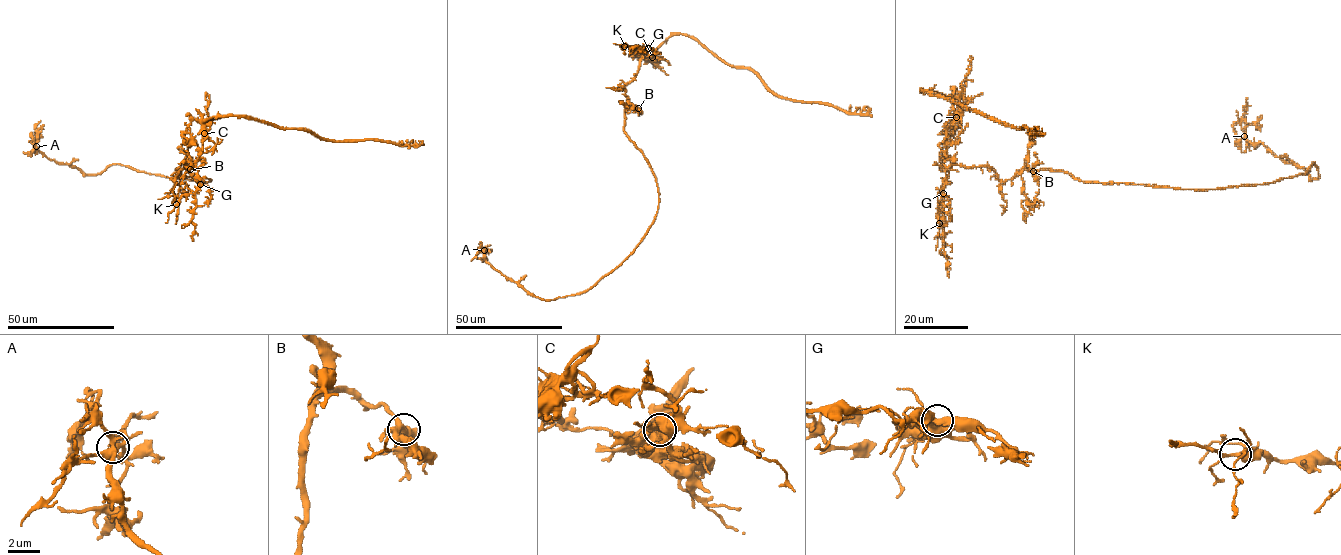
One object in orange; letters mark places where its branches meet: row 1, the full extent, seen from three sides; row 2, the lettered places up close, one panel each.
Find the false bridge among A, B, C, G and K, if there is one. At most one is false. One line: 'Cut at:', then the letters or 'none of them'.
Cut at: C

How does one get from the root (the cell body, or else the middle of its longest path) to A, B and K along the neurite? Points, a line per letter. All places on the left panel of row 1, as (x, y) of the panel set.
A: (177, 168), (183, 176), (211, 180), (167, 178), (118, 164), (84, 175), (47, 158), (36, 146)
B: (177, 168), (184, 161), (190, 169)
K: (177, 168), (179, 172), (176, 176), (184, 167), (194, 165), (199, 182), (194, 192), (183, 194), (176, 204)

